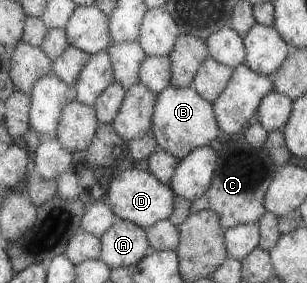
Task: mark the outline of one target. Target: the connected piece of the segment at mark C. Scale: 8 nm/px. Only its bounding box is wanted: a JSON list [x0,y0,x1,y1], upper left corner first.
[189,129,275,230]

